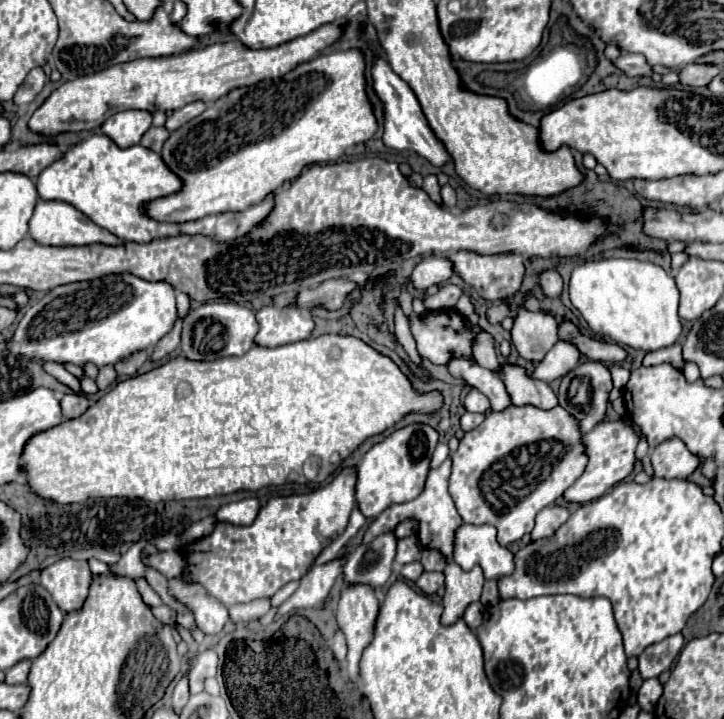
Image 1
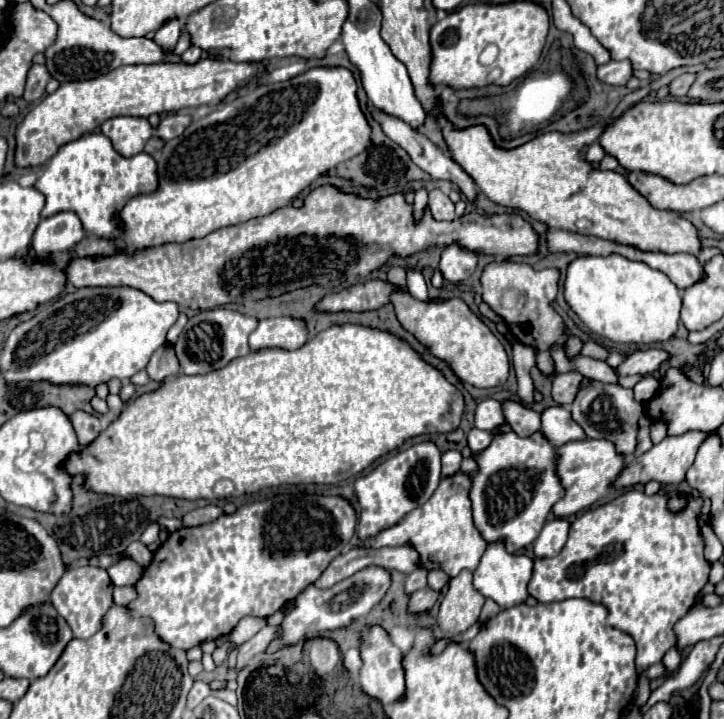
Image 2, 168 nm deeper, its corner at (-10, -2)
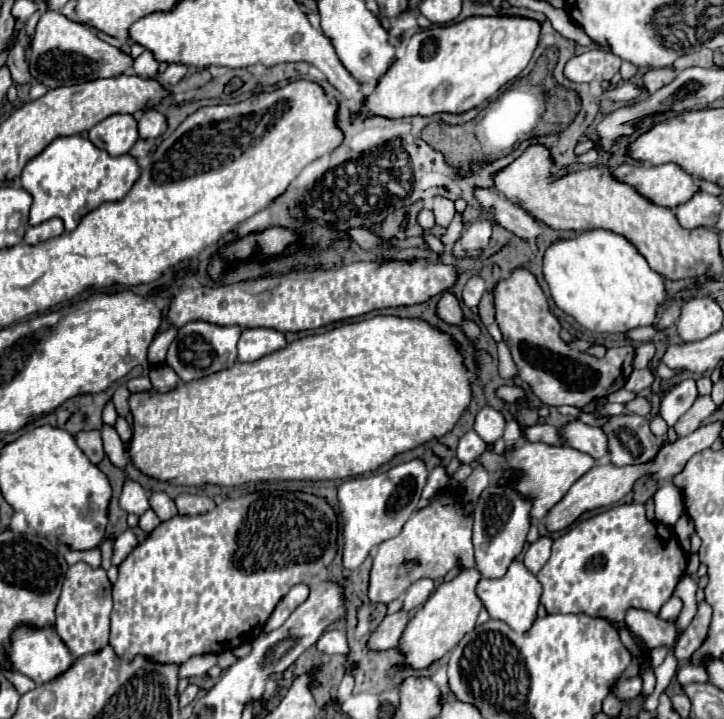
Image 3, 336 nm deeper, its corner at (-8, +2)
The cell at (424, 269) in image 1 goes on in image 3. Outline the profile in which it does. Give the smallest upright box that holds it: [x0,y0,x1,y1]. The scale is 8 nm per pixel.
[454,219,496,255]

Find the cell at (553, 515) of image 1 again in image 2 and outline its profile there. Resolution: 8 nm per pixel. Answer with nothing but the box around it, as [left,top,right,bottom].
[534,517,570,557]

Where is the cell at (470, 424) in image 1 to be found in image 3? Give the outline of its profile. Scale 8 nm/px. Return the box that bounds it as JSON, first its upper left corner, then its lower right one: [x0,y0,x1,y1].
[456,431,486,463]

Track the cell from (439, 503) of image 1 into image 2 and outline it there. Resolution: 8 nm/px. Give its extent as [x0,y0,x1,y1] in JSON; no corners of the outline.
[372,471,486,577]

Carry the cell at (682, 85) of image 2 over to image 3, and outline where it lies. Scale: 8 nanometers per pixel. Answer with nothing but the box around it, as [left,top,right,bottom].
[636,67,676,93]

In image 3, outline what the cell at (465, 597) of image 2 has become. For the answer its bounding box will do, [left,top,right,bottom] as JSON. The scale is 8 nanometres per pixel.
[398,569,482,671]

